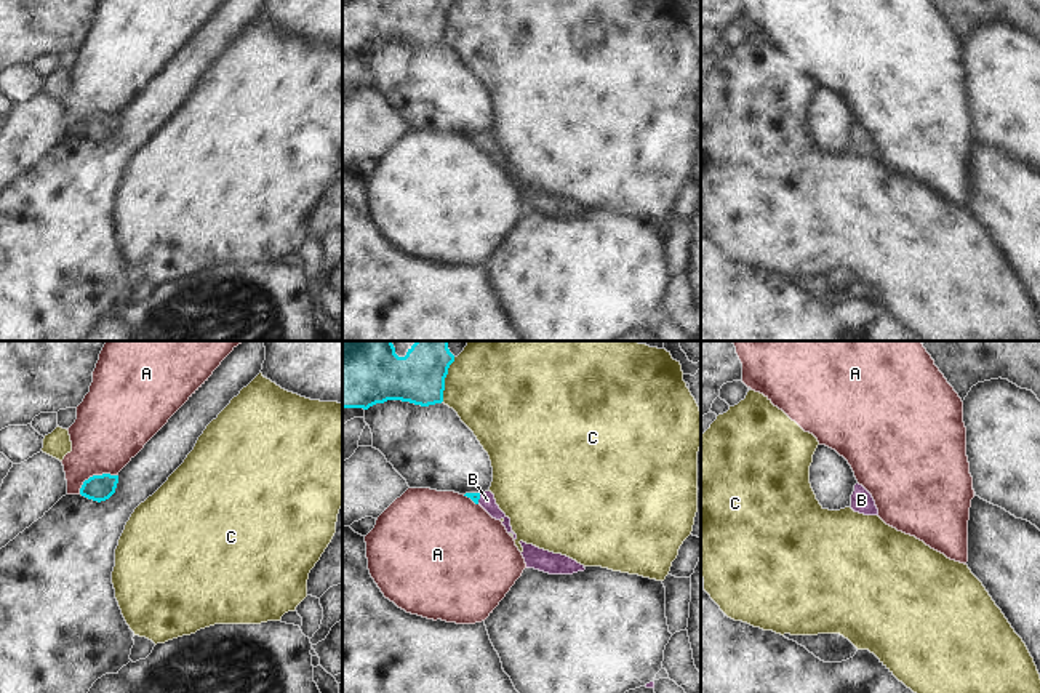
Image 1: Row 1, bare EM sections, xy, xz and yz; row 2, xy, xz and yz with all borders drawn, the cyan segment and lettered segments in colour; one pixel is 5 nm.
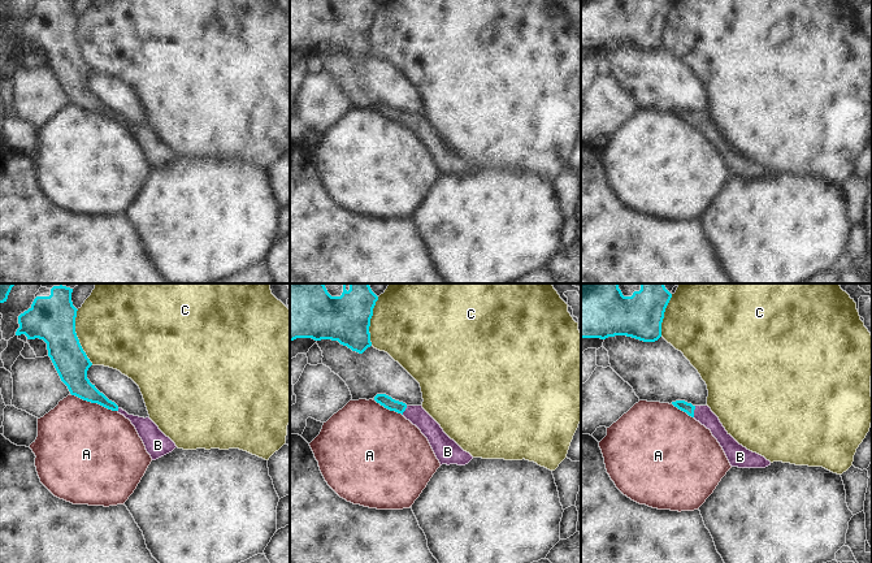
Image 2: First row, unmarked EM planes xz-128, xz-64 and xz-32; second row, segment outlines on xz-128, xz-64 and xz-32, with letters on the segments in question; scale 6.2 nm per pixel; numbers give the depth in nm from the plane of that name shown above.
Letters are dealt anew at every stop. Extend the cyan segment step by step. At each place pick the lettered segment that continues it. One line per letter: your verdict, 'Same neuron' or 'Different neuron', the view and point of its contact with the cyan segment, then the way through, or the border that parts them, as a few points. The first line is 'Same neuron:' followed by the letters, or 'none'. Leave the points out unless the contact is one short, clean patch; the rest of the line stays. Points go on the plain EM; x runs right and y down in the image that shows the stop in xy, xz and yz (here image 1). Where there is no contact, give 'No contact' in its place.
Same neuron: B
A: Different neuron. Touches cyan at xy (95, 117). Boundary: xy (117, 116), (93, 116), (84, 124), (79, 135)
B: Same neuron. Touches cyan at xz (479, 140). Path across: xz (474, 138), (479, 140), (487, 141)
C: Different neuron. Touches cyan at xz (444, 21).

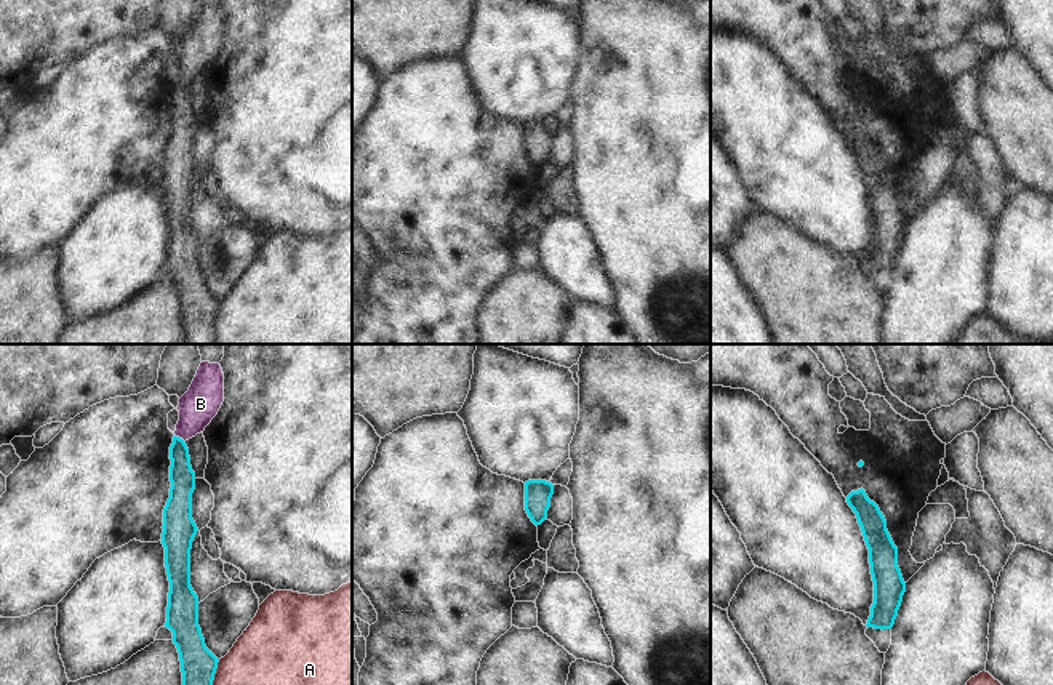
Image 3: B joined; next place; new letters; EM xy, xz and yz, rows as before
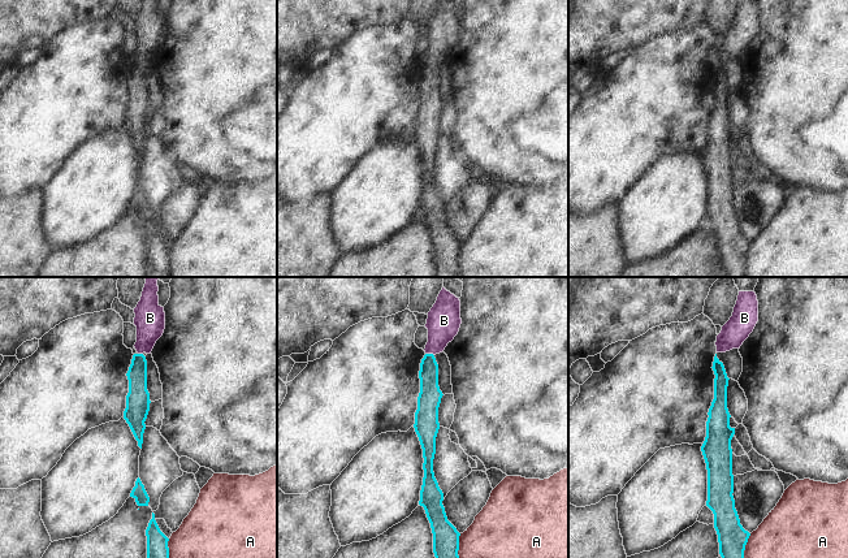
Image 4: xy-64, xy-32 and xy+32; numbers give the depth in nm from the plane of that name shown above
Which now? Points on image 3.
Same neuron: B
A: Different neuron. Touches cyan at xy (213, 320)
B: Same neuron. Touches cyan at xy (178, 79). Path across: xy (181, 117), (178, 79), (192, 63), (200, 45).

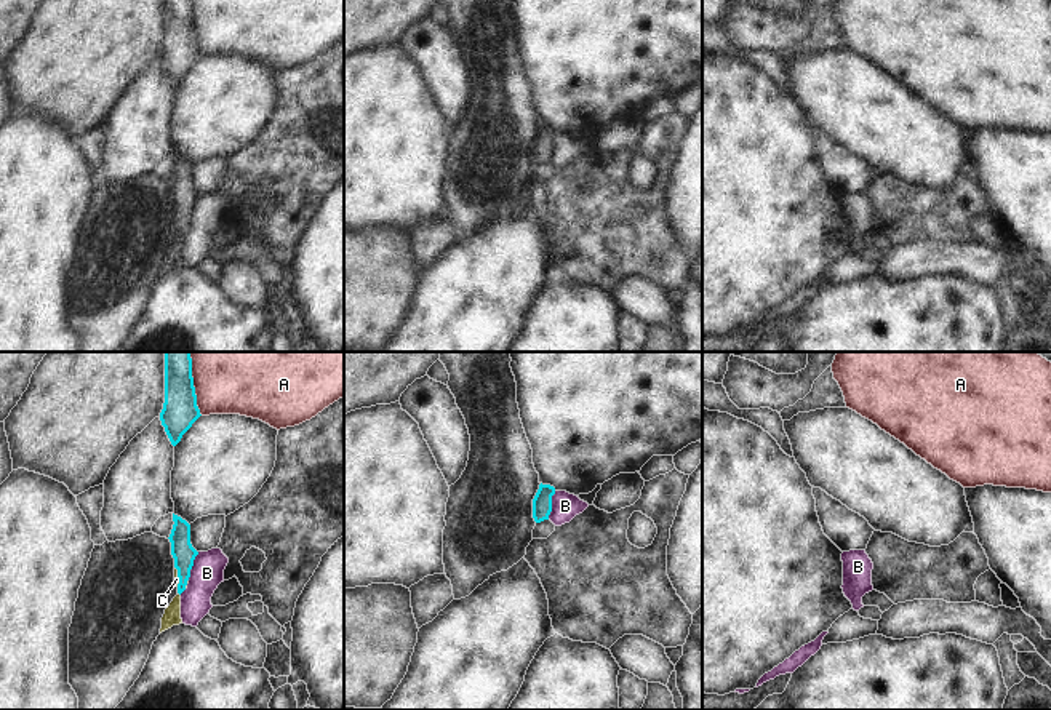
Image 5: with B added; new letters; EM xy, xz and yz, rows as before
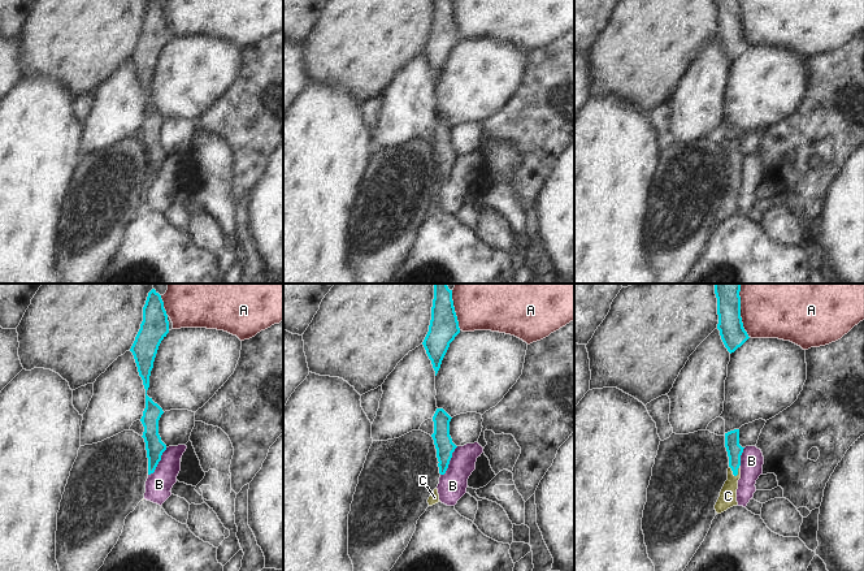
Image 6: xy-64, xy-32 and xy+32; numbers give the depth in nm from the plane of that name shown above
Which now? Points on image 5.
Same neuron: C
A: Different neuron. Touches cyan at xy (194, 29)
B: Different neuron. Touches cyan at xy (192, 207). Boundary: xy (199, 194), (187, 221)
C: Same neuron. Touches cyan at xy (178, 218). Path across: xy (183, 194), (178, 218), (176, 221).

